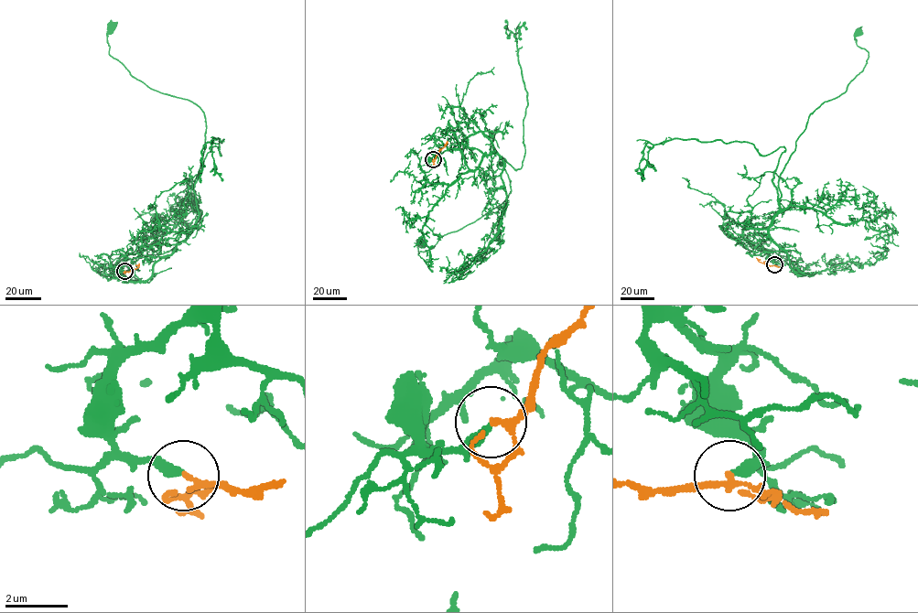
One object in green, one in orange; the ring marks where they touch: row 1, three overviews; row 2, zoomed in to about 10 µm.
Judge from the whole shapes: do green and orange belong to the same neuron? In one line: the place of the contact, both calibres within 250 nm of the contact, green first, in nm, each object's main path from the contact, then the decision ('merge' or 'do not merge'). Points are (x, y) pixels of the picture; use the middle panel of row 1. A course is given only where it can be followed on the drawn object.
(433, 159) | 320/160 nm | green via (433, 159), (458, 149), (474, 170), (483, 156), (496, 154), (511, 190), (501, 204), (418, 252), (421, 242) | orange via (433, 159), (447, 144), (444, 145) | merge

